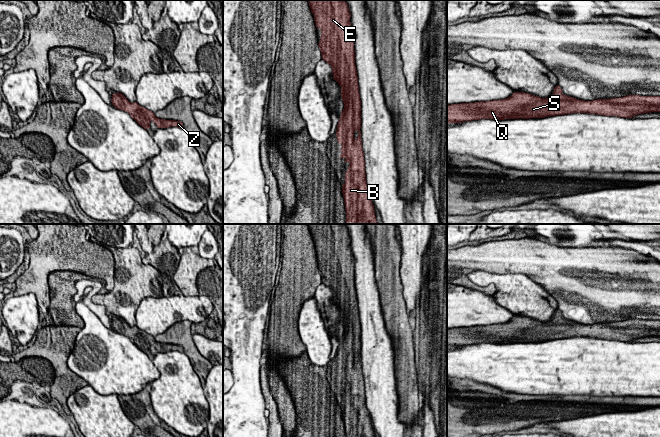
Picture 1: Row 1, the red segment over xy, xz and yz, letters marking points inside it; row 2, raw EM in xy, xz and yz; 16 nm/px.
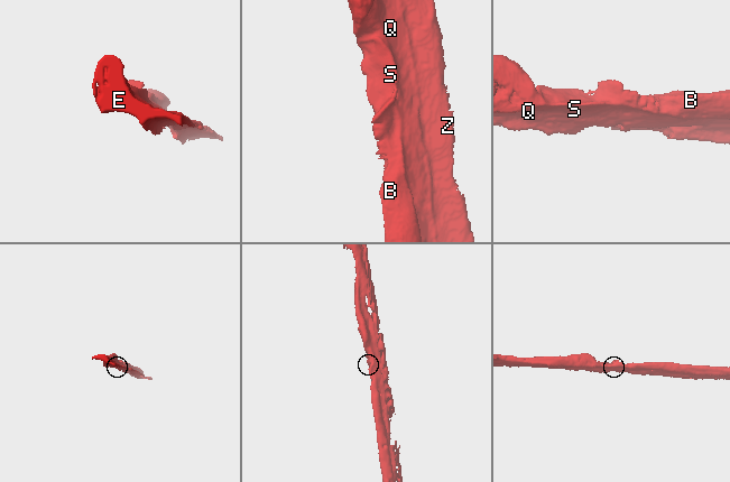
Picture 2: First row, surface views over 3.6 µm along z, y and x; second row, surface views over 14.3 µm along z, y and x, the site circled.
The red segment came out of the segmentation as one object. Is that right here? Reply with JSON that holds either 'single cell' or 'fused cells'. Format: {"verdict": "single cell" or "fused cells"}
{"verdict": "single cell"}

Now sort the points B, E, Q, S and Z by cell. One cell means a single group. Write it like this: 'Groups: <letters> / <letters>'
Groups: B E Q S Z

